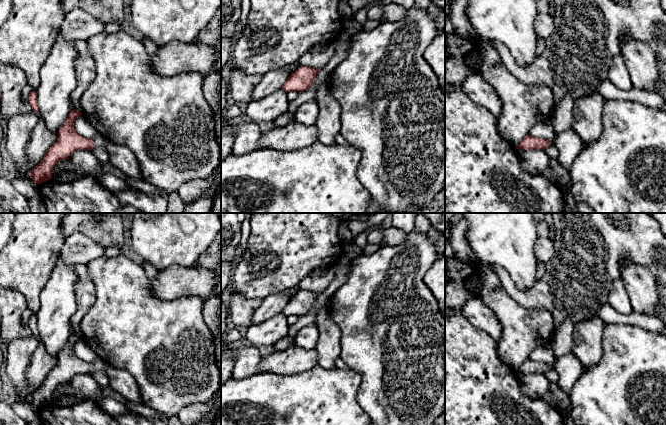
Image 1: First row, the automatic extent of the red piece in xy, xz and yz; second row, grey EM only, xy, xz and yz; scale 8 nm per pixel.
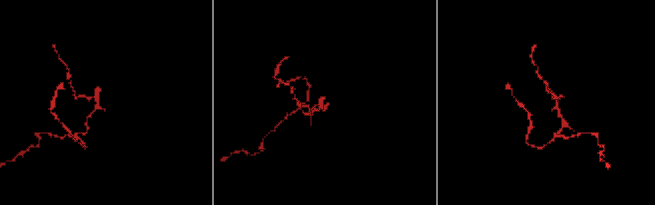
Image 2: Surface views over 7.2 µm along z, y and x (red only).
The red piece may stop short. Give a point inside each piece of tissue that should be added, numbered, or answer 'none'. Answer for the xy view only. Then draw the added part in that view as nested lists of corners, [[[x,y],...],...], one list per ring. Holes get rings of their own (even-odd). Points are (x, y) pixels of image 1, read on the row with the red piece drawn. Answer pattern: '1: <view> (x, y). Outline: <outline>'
1: xy (120, 156). Outline: [[[99,133],[92,140],[95,147],[101,147],[109,153],[111,164],[124,175],[136,180],[143,180],[138,160],[128,147],[113,143]]]

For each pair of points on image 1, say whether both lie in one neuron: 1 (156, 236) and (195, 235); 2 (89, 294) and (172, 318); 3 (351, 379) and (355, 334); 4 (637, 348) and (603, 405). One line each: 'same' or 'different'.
1: same
2: different
3: different
4: same

